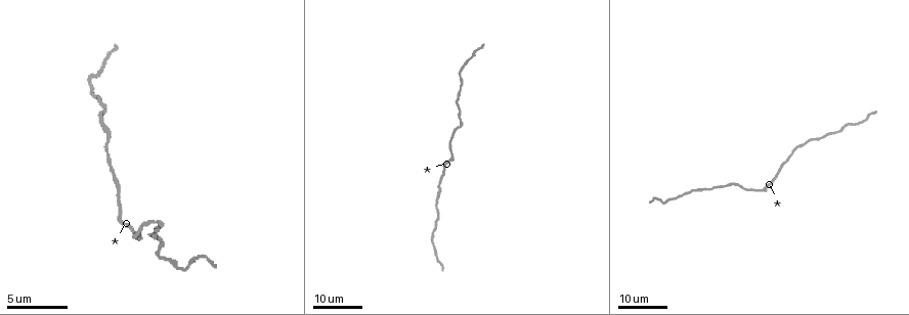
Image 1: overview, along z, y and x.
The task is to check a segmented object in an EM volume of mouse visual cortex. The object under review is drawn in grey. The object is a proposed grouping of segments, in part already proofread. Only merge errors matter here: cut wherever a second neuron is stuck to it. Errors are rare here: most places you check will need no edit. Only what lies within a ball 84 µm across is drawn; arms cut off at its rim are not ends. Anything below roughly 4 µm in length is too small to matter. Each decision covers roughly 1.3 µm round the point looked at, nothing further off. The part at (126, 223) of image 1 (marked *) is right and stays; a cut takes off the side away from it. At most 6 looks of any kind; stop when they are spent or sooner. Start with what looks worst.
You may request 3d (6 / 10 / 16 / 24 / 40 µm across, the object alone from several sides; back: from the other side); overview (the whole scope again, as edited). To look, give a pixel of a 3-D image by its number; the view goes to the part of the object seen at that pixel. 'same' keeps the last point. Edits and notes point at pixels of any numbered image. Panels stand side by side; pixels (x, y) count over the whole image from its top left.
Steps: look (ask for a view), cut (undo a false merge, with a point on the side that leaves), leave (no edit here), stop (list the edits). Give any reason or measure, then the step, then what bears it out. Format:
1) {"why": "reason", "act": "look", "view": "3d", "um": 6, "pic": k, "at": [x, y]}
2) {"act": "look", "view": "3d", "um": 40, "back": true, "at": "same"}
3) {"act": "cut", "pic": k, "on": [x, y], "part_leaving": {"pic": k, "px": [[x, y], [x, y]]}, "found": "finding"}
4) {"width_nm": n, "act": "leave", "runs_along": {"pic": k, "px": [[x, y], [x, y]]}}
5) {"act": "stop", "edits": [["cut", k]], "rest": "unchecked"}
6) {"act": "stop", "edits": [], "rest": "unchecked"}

{"why": "calibre changes", "act": "look", "view": "3d", "um": 16, "pic": 1, "at": [726, 185]}

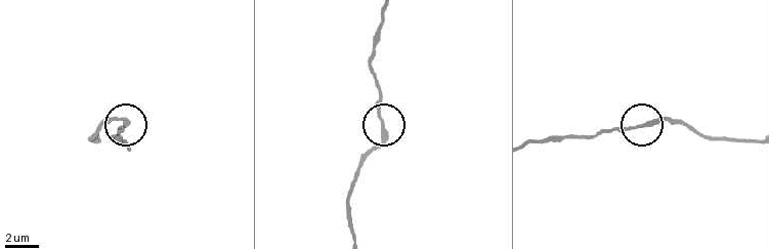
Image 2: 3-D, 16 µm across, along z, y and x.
{"act": "look", "view": "3d", "um": 10, "pic": 2, "at": [381, 118]}

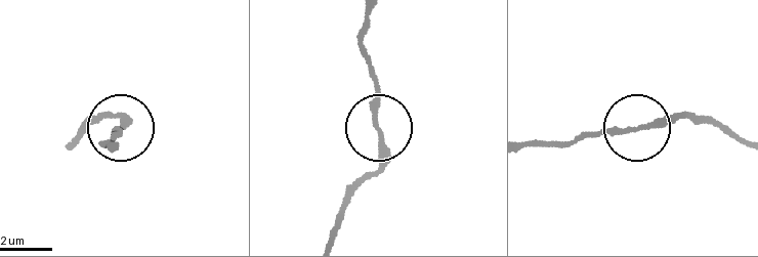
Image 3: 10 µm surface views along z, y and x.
{"act": "look", "view": "3d", "um": 6, "pic": 3, "at": [641, 128]}

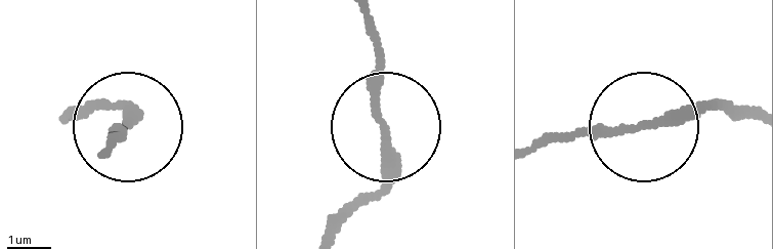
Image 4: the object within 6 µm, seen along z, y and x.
{"act": "leave", "runs_along": {"pic": 4, "px": [[750, 120], [718, 110], [534, 138]]}, "found": "continuous, no second neuron"}

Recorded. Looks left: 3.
{"act": "look", "view": "3d", "um": 16, "pic": 1, "at": [452, 159]}

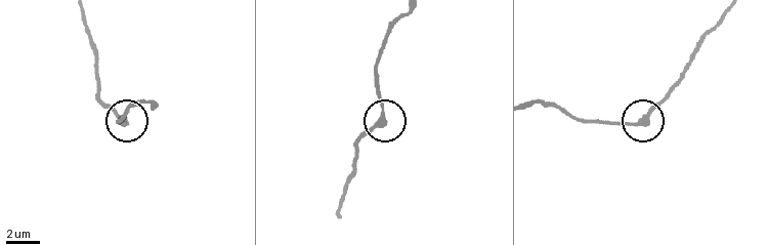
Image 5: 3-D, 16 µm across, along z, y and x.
{"act": "look", "view": "3d", "um": 10, "pic": 5, "at": [380, 116]}

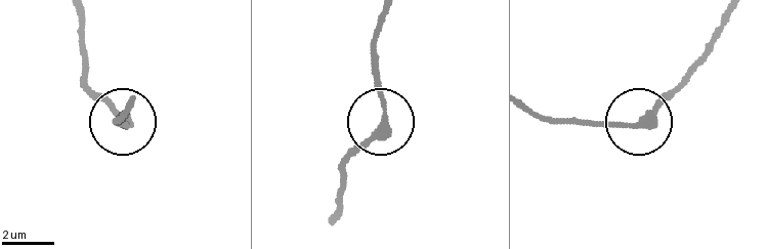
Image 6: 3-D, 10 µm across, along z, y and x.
{"act": "look", "view": "3d", "um": 10, "back": true, "pic": 6, "at": [641, 122]}

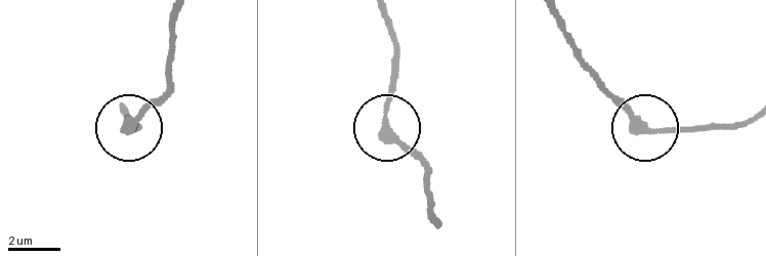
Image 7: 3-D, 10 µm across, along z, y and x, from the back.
{"act": "leave", "runs_along": {"pic": 7, "px": [[615, 99], [648, 130], [731, 130]]}, "found": "continuous, no second neuron"}

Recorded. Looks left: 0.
{"act": "stop", "edits": [], "rest": "unchecked"}

